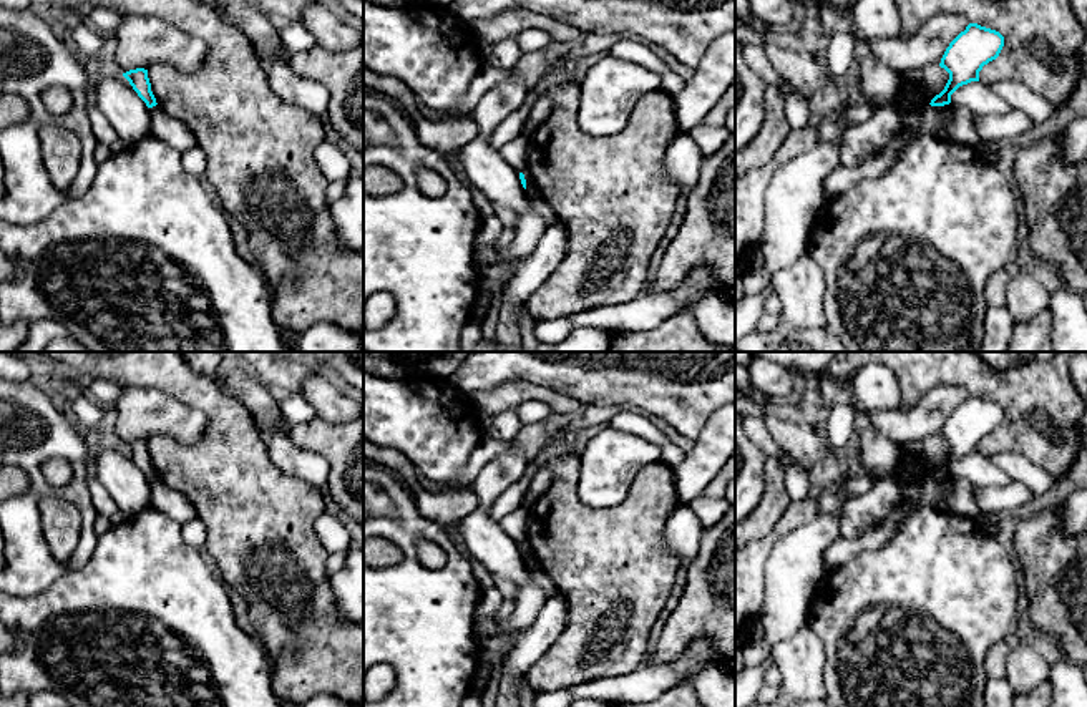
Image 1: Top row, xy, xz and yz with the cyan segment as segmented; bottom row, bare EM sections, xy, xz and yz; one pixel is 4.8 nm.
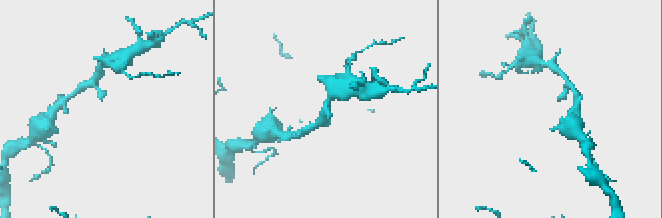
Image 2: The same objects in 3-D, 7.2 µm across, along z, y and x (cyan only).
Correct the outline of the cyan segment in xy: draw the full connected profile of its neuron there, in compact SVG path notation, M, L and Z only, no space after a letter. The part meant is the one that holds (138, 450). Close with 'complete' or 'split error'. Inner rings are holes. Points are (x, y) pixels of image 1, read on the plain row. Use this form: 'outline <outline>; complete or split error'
outline M136 440L123 445L123 448L129 453L138 468L146 475L148 480L156 478L156 470L151 463L151 455L148 450L148 441Z; complete

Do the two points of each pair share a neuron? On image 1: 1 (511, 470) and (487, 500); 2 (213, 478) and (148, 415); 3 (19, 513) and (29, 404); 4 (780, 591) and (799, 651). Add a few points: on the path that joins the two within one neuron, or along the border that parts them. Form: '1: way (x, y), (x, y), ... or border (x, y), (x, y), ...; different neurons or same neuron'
1: way (505, 477), (488, 493); same neuron
2: border (208, 425), (194, 442), (148, 442); different neurons
3: way (35, 487), (34, 438), (29, 430); same neuron
4: border (805, 623), (789, 638), (772, 646); different neurons

